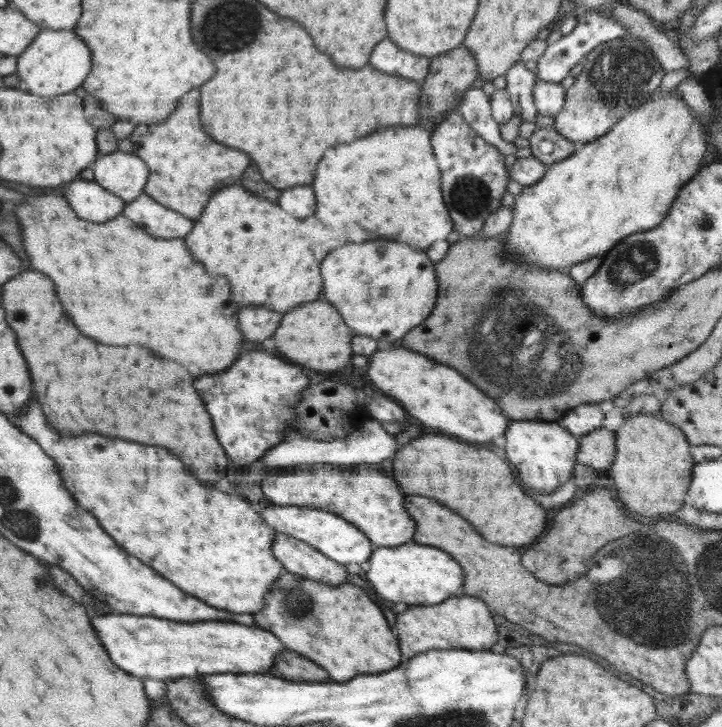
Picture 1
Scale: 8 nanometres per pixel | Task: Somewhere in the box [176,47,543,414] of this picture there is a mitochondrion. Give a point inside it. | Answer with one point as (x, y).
(470, 197)

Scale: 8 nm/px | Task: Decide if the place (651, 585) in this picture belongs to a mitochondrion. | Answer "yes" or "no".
yes

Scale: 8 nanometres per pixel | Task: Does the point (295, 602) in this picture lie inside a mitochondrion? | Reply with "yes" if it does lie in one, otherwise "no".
yes

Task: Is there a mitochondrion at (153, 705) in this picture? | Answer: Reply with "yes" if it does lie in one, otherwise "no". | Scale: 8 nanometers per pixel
no

